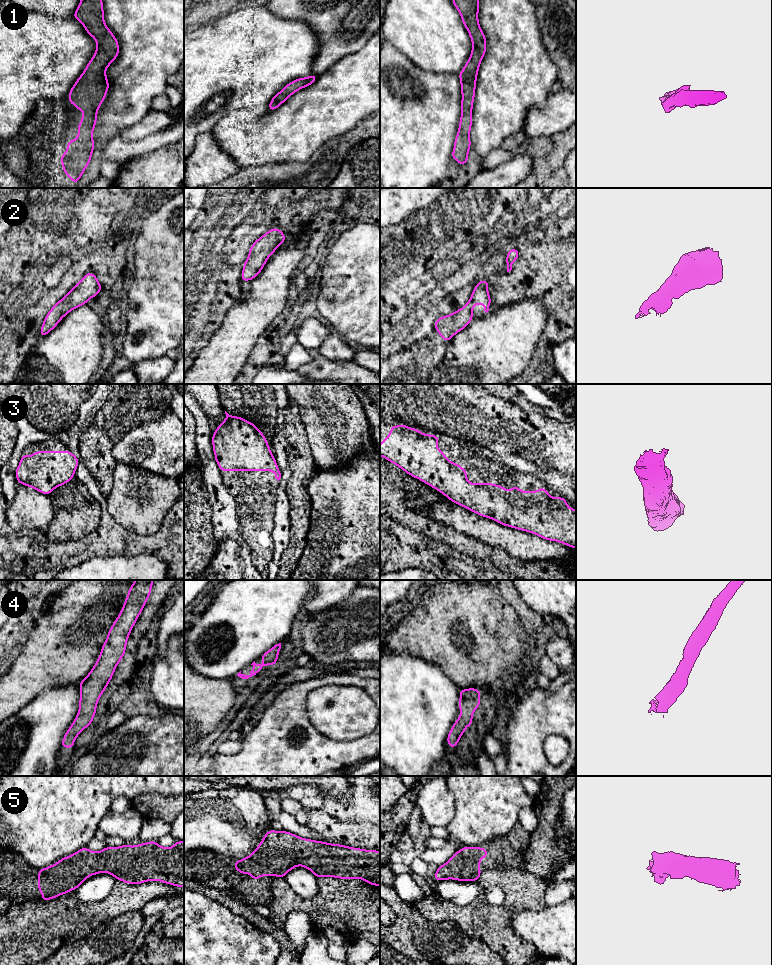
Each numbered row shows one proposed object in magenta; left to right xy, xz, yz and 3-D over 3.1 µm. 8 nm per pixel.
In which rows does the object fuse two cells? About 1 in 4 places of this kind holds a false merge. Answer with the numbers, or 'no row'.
no row

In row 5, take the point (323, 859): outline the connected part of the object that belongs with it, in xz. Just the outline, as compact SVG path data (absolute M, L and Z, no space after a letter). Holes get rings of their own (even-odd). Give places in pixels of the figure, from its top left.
M270 829L251 855L234 861L234 869L241 874L251 874L254 882L259 881L261 876L284 878L298 865L309 869L317 878L332 876L340 879L363 879L373 886L380 886L379 851L301 838L284 830Z

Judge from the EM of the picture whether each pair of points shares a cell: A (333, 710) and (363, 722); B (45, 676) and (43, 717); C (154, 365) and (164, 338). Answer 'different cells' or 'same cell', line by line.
A: same cell
B: different cells
C: different cells

